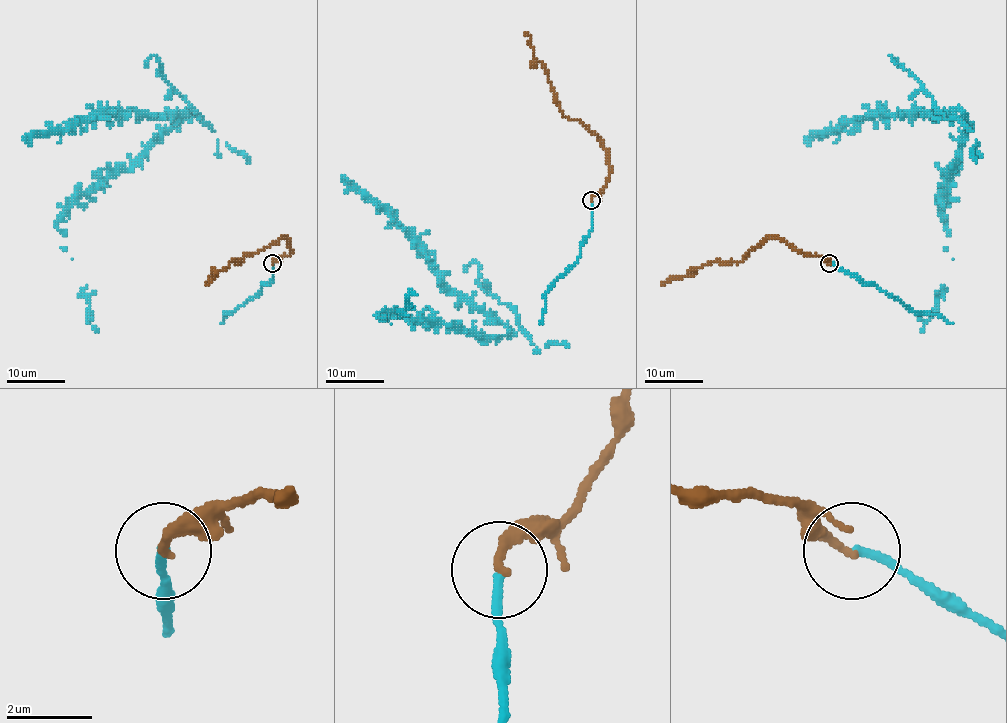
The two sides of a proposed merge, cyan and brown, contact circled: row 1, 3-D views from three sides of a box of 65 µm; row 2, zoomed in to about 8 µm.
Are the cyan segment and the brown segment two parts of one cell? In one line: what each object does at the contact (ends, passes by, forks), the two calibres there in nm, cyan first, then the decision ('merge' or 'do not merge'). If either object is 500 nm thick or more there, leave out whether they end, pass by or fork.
cyan ends; brown ends; calibres 200 and 240 nm; merge

